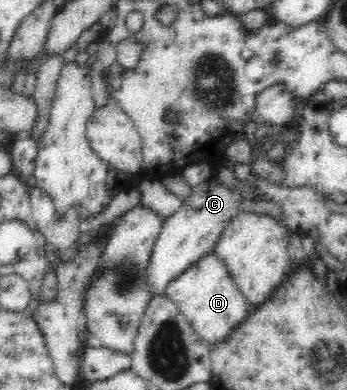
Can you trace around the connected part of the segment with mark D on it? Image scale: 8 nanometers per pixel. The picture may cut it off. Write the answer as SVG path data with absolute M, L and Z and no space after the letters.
M213 251L199 258L184 273L171 280L166 288L165 296L177 305L193 331L201 340L207 341L209 346L224 341L233 332L233 328L241 324L249 314L249 306L227 272L227 266L219 261Z

